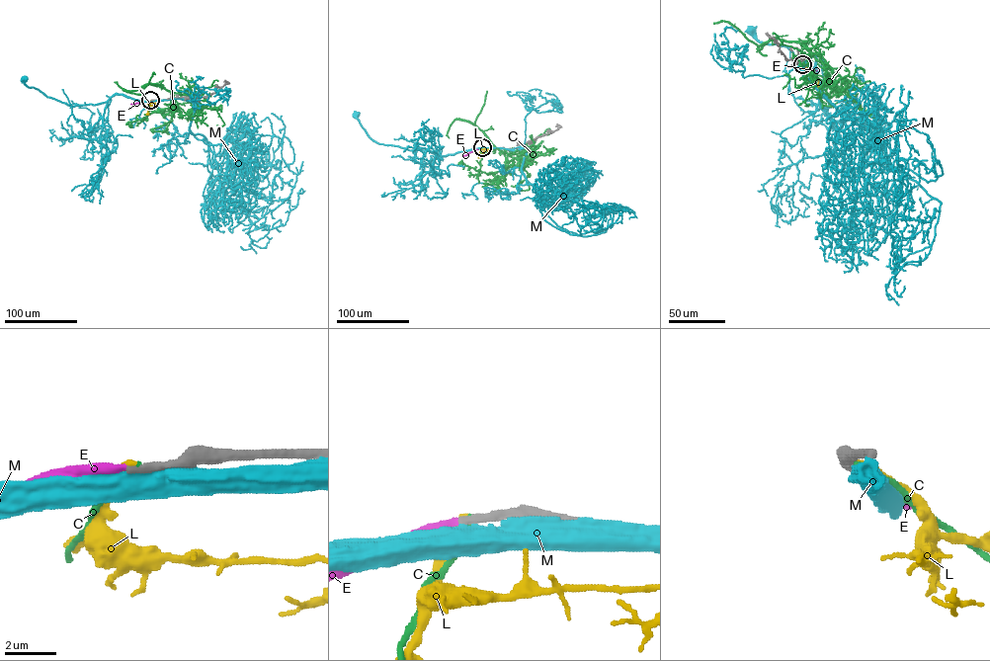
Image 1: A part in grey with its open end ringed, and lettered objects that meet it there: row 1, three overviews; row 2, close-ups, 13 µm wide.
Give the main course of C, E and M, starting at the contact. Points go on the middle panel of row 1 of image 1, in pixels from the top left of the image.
C: (482, 147), (479, 170), (491, 174), (505, 168), (504, 153), (468, 121), (454, 120), (448, 130), (449, 138)
E: (482, 147), (462, 156)
M: (482, 147), (440, 156), (428, 151), (378, 143), (369, 136), (356, 115)

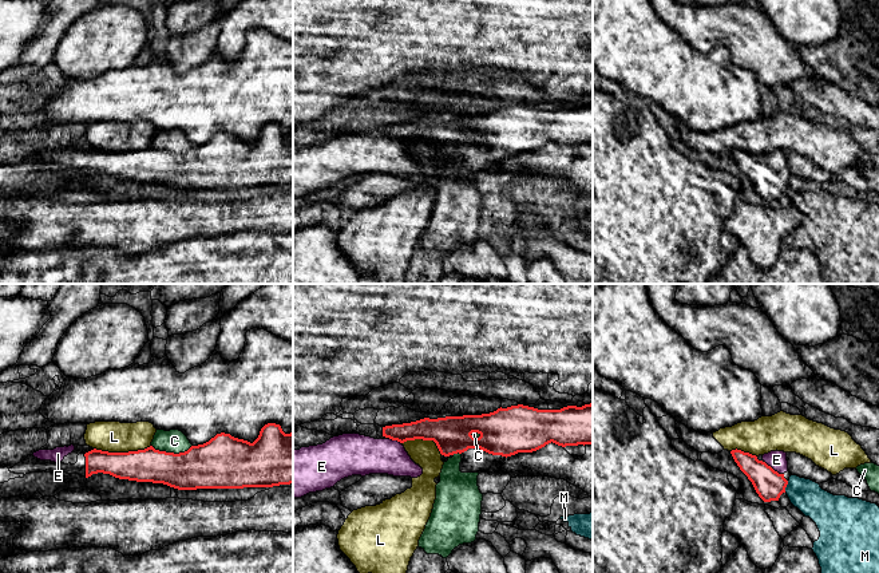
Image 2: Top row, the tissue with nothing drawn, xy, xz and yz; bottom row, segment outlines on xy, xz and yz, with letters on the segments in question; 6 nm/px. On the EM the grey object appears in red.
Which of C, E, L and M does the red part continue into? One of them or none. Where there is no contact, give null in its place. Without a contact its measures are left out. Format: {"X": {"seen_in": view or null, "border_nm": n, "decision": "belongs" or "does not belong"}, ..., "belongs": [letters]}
{"C": {"seen_in": "xy", "border_nm": 240, "decision": "does not belong"}, "E": {"seen_in": "yz", "border_nm": 150, "decision": "belongs"}, "L": {"seen_in": "xy", "border_nm": 340, "decision": "does not belong"}, "M": {"seen_in": "yz", "border_nm": 80, "decision": "does not belong"}, "belongs": ["E"]}

